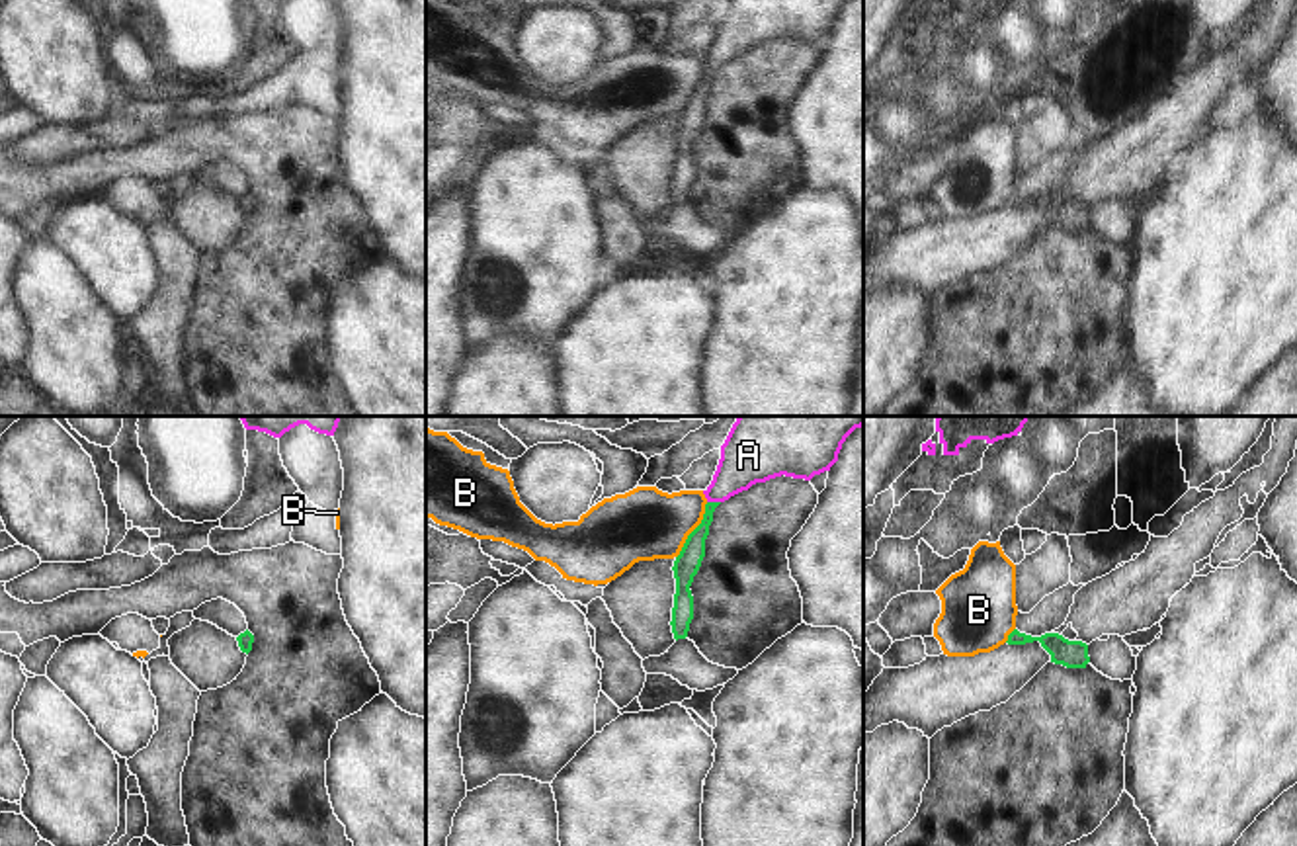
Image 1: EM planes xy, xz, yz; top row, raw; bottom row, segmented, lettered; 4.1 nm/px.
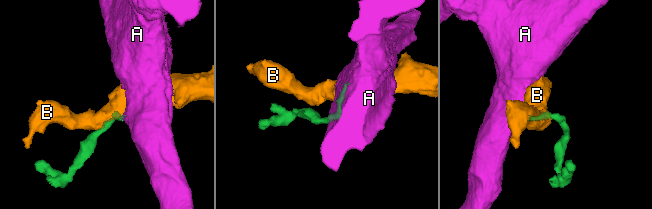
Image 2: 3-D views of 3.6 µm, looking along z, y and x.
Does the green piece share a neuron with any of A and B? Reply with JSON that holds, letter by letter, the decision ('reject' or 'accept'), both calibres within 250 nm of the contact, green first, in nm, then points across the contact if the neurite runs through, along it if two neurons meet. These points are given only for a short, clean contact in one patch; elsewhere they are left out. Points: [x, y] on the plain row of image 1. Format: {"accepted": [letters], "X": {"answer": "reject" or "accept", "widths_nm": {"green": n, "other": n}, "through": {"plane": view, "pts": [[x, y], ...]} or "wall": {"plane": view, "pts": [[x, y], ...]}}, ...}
{"accepted": ["A"], "A": {"answer": "accept", "widths_nm": {"green": 100, "other": 200}, "through": {"plane": "xz", "pts": [[692, 116], [713, 65], [745, 24]]}}, "B": {"answer": "reject", "widths_nm": {"green": 110, "other": 300}, "wall": {"plane": "xz", "pts": [[708, 65], [702, 84], [688, 98], [676, 120]]}}}

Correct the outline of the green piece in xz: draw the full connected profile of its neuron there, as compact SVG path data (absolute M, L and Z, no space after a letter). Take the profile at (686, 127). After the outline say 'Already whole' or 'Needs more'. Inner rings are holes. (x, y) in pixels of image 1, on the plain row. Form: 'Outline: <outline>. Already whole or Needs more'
Outline: M727 0L711 47L701 86L688 98L674 123L676 156L672 170L674 201L686 201L693 182L691 145L705 119L705 102L715 70L756 45L775 39L811 43L830 33L846 0Z. Needs more

